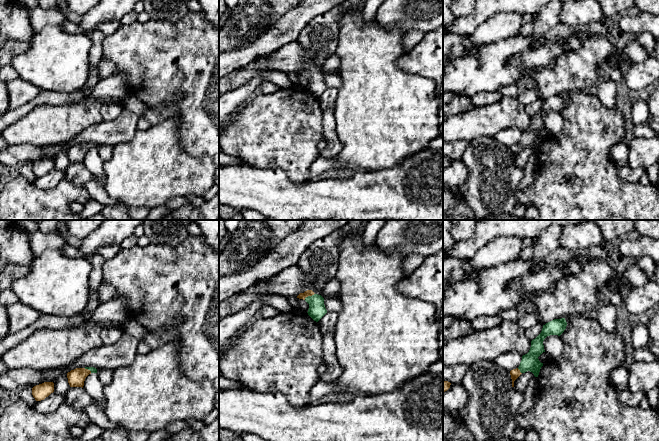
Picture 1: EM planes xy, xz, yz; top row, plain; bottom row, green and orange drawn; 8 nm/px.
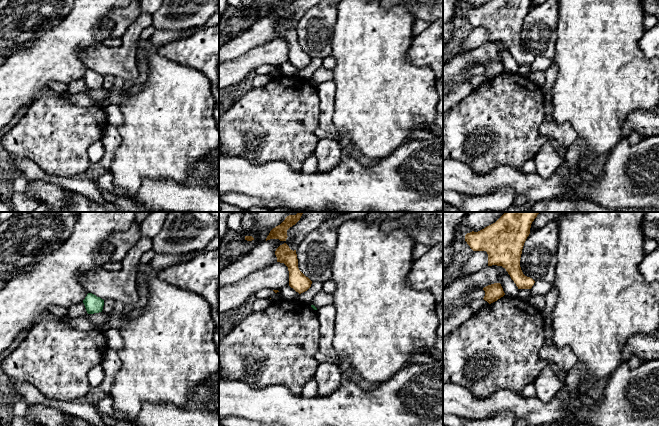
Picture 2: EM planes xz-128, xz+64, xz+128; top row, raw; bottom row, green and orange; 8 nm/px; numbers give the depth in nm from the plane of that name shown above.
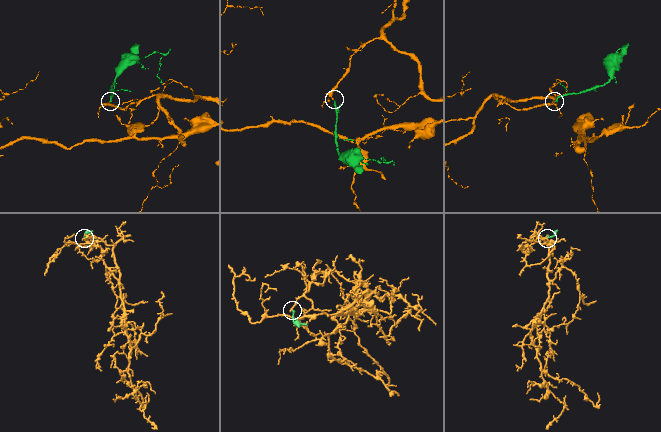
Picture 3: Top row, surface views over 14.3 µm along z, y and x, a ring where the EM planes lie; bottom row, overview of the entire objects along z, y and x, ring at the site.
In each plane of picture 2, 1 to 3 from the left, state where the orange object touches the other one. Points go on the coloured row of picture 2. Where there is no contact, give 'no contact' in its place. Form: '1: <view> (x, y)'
1: no contact
2: no contact
3: no contact

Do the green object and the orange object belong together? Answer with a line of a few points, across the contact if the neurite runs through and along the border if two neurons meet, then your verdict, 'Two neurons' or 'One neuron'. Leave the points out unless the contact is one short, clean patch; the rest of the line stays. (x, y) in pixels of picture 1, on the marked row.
Line: xz (317, 310), (316, 303), (309, 296), (307, 293). One neuron

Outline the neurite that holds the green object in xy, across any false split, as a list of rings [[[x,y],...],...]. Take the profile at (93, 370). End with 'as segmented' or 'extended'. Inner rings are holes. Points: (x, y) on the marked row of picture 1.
[[[85,367],[71,370],[67,373],[68,383],[70,387],[83,388],[85,378],[91,373],[97,373],[97,369],[94,367]]] | extended

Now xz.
[[[307,290],[300,293],[297,298],[305,300],[309,304],[308,315],[318,322],[326,313],[324,298],[321,295],[315,294],[312,290]]] | extended

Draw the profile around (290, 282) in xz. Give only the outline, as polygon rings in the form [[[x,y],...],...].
[[[294,265],[264,280],[263,287],[259,292],[288,298],[297,297],[300,293],[304,293],[307,290],[312,290],[324,299],[330,298],[324,295],[324,289],[315,287],[302,270],[297,265]]]

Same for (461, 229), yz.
[[[451,220],[451,222],[452,236],[456,242],[471,237],[477,225],[477,220]]]

